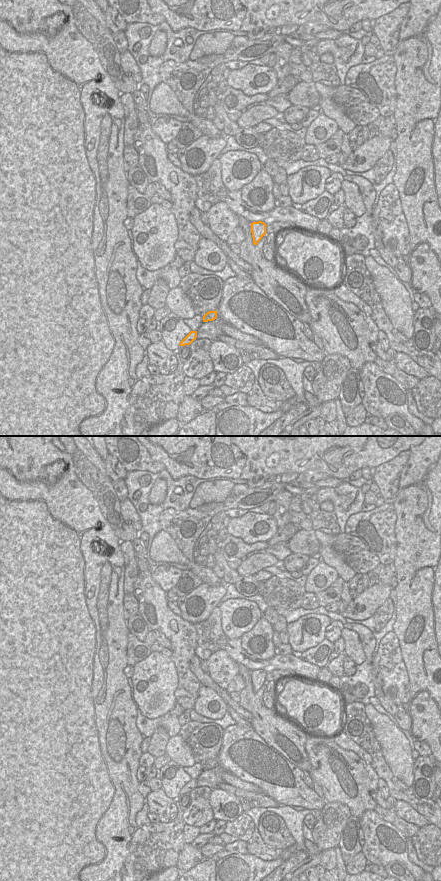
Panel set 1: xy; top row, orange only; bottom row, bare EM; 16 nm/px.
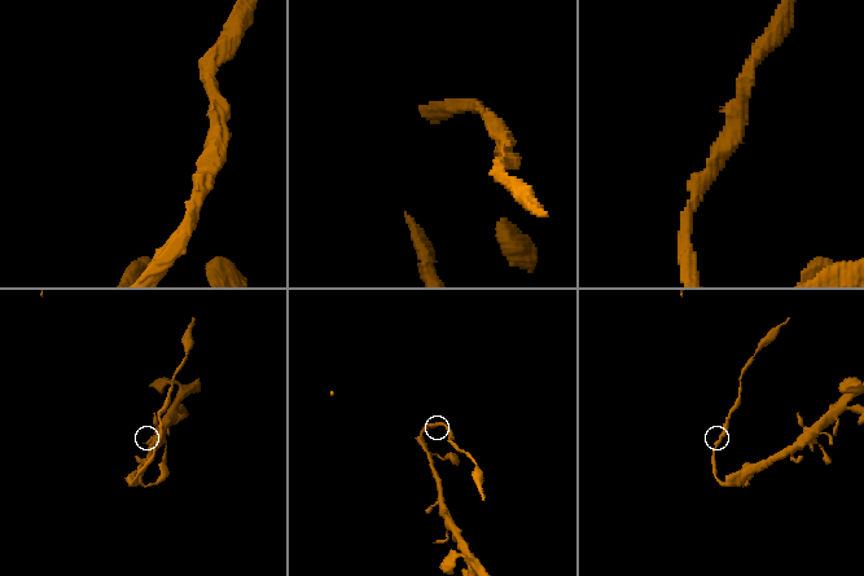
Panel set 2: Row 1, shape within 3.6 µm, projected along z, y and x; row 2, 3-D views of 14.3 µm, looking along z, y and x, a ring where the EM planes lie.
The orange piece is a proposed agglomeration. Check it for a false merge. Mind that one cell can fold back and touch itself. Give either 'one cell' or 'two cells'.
two cells

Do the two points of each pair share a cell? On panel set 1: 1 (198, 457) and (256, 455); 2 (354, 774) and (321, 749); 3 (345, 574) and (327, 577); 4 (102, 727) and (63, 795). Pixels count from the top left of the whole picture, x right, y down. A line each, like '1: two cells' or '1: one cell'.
1: one cell
2: one cell
3: two cells
4: one cell

